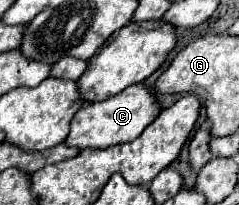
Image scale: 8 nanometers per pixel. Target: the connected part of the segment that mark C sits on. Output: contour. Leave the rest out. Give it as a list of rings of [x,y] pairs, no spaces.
[[[135,84],[125,88],[123,92],[101,100],[101,102],[93,102],[83,106],[71,120],[71,130],[69,136],[65,138],[65,146],[73,146],[79,150],[103,150],[115,144],[123,144],[123,142],[131,142],[135,140],[147,124],[151,124],[155,120],[155,116],[159,114],[159,106],[153,100],[153,96],[149,94],[149,90],[143,84]]]

